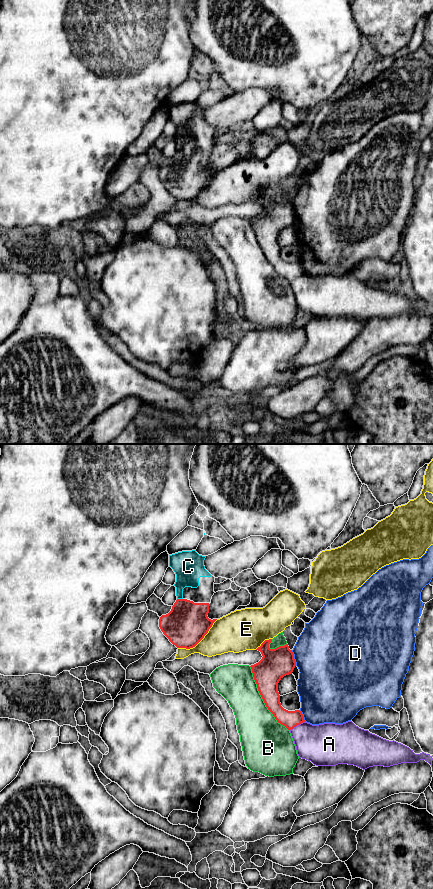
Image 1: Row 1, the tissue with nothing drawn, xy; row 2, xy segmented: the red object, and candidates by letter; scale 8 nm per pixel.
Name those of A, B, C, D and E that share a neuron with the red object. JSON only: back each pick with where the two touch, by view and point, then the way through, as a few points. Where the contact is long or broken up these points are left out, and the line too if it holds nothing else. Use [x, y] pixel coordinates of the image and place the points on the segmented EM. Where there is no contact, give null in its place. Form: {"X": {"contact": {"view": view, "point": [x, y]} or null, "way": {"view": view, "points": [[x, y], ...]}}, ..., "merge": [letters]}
{"C": {"contact": {"view": "xy", "point": [180, 599]}, "way": {"view": "xy", "points": [[187, 623], [180, 599], [180, 584], [188, 569]]}}, "merge": ["C"]}

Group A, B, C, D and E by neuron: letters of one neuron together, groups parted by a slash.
A / B / C / D / E

